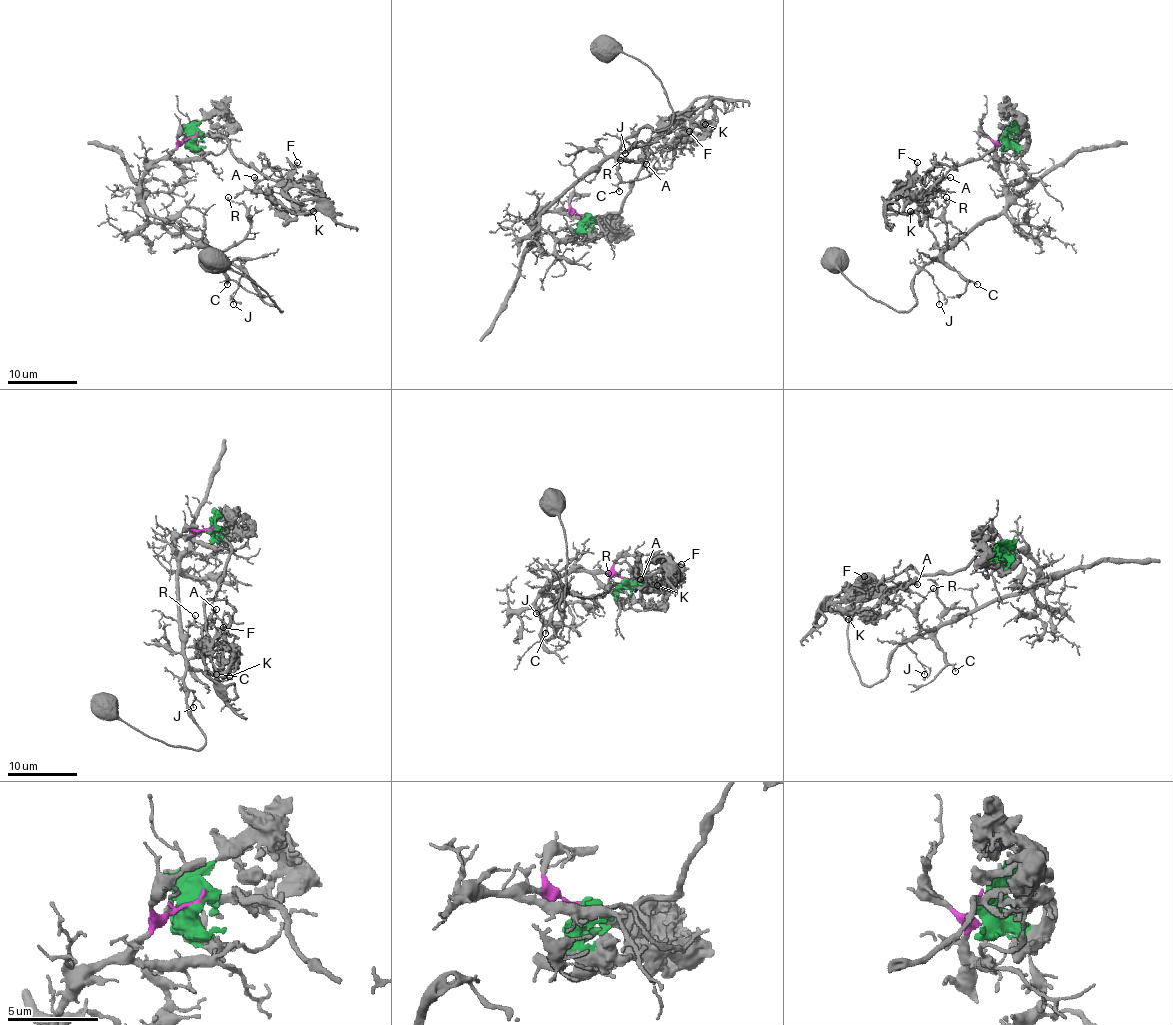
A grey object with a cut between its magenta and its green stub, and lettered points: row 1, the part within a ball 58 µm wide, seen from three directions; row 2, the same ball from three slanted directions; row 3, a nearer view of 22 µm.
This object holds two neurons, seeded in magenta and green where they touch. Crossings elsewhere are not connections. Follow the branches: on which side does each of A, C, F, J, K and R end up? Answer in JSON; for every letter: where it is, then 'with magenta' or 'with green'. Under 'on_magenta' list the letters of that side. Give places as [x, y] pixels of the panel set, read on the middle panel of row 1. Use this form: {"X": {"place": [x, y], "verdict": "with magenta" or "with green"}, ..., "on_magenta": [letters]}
{"A": {"place": [646, 164], "verdict": "with green"}, "C": {"place": [619, 191], "verdict": "with magenta"}, "F": {"place": [689, 131], "verdict": "with green"}, "J": {"place": [625, 153], "verdict": "with magenta"}, "K": {"place": [705, 124], "verdict": "with green"}, "R": {"place": [620, 160], "verdict": "with magenta"}, "on_magenta": ["C", "J", "R"]}

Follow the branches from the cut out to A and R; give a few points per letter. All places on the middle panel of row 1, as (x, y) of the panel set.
A: (586, 215), (590, 223), (619, 209), (646, 150), (674, 126), (667, 120), (658, 124), (647, 147), (646, 164)
R: (586, 215), (541, 211), (532, 220), (611, 157), (628, 161), (642, 159), (633, 161), (623, 157), (619, 161)

